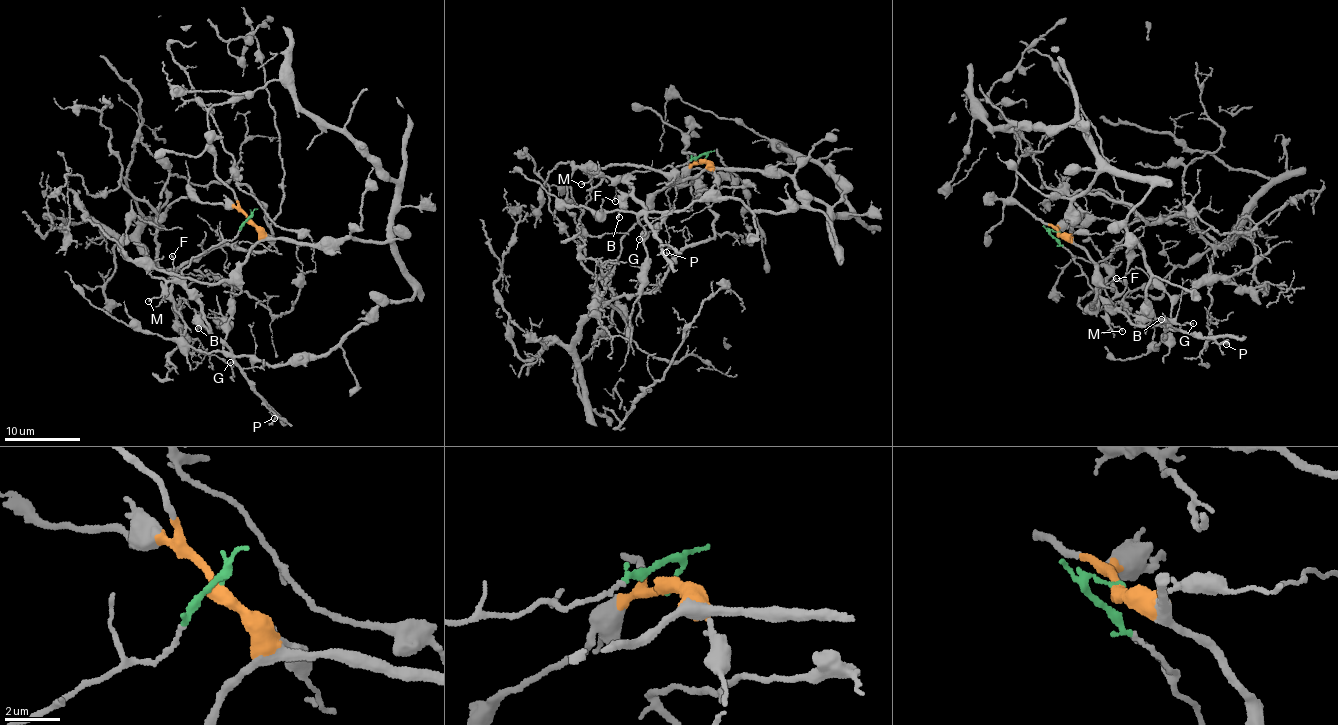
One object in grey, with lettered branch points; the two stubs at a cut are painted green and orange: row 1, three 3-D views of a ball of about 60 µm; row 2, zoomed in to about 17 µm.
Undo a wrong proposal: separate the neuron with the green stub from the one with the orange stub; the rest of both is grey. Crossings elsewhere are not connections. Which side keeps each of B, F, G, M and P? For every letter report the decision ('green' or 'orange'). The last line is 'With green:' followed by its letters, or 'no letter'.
B: green
F: green
G: green
M: green
P: green
With green: B, F, G, M, P

